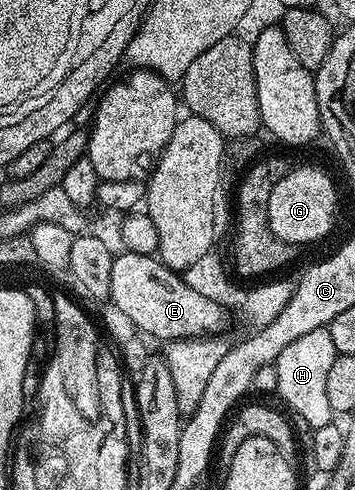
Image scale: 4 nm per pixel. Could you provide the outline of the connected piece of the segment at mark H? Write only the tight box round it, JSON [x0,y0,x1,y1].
[276,328,338,430]

